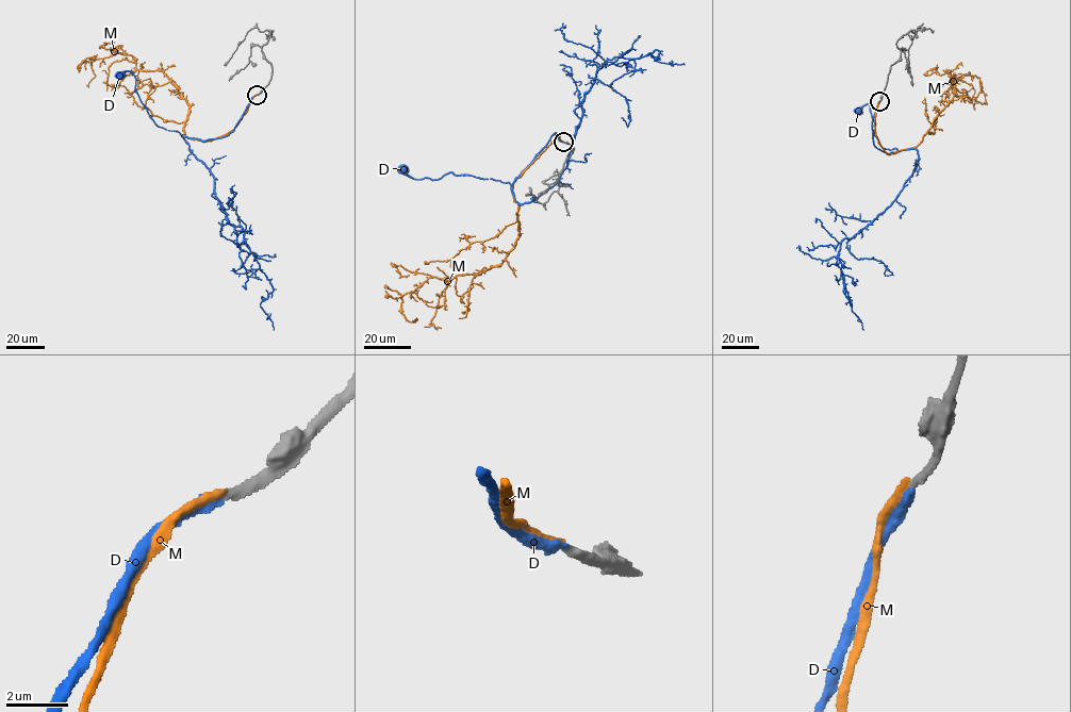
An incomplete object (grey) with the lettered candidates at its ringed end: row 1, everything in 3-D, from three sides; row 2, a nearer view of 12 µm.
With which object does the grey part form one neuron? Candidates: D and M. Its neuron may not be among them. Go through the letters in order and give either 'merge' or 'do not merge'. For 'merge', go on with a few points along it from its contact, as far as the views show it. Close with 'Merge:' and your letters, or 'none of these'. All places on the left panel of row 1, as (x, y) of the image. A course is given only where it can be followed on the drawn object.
D: merge; it runs (257, 95), (234, 130), (221, 137), (202, 141), (157, 126), (139, 100), (135, 77), (127, 71), (119, 75)
M: do not merge
Merge: D

